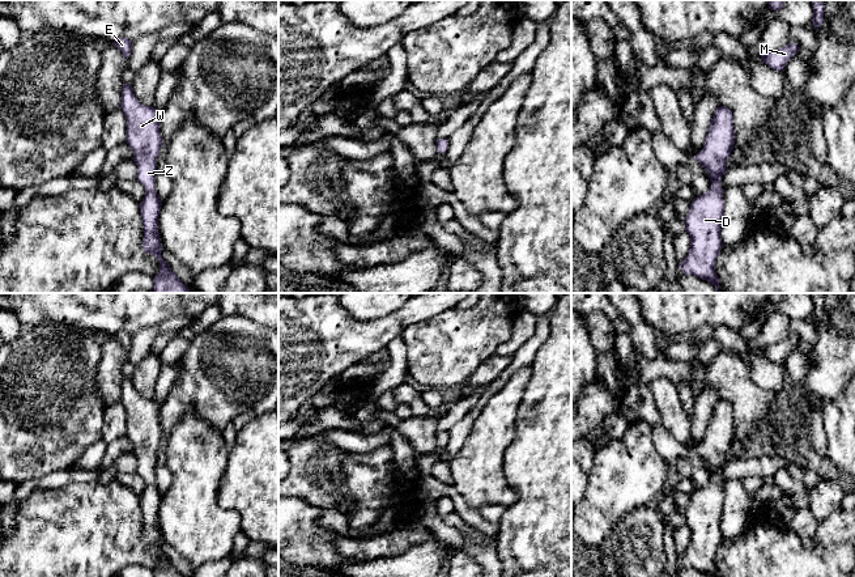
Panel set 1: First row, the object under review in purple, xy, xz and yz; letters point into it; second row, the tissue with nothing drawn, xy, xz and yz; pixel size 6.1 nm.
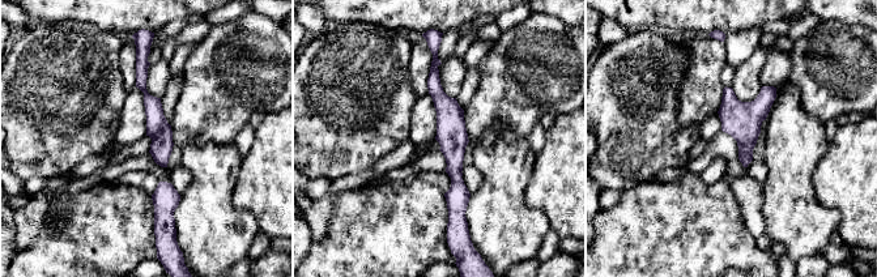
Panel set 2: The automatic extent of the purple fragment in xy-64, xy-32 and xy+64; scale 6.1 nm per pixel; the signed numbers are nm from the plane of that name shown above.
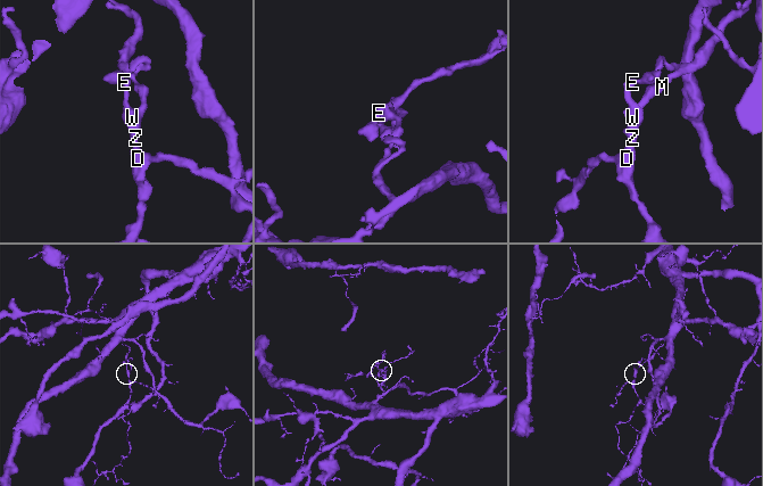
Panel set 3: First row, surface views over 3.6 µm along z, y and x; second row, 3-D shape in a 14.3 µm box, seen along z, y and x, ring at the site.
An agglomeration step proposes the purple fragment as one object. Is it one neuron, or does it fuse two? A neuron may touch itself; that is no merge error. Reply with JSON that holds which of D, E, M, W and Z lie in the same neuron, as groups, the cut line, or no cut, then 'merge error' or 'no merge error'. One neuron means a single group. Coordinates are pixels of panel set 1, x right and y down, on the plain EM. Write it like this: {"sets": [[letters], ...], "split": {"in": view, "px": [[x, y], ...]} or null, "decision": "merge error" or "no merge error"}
{"sets": [["D", "E", "M", "W", "Z"]], "split": null, "decision": "no merge error"}

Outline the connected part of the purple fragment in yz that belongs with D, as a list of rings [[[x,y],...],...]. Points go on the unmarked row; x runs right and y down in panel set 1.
[[[719,399],[711,412],[703,441],[694,449],[707,464],[711,479],[696,491],[685,512],[690,542],[679,561],[711,577],[719,577],[715,556],[723,535],[720,521],[724,509],[722,470],[728,462],[727,453],[735,437],[733,408]]]

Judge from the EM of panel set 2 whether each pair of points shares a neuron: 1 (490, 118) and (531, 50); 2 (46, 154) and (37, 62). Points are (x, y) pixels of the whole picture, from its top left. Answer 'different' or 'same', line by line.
1: same
2: same

